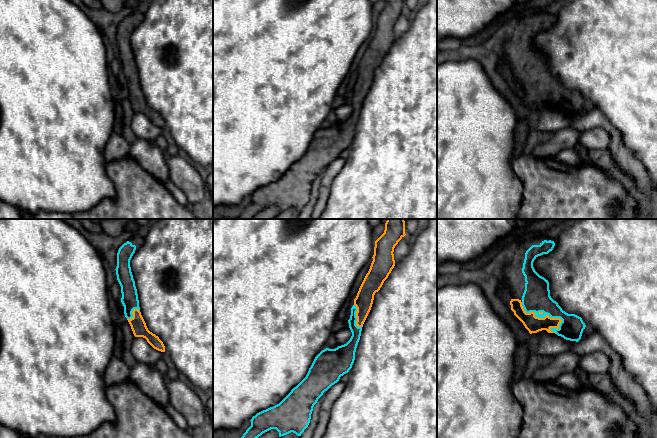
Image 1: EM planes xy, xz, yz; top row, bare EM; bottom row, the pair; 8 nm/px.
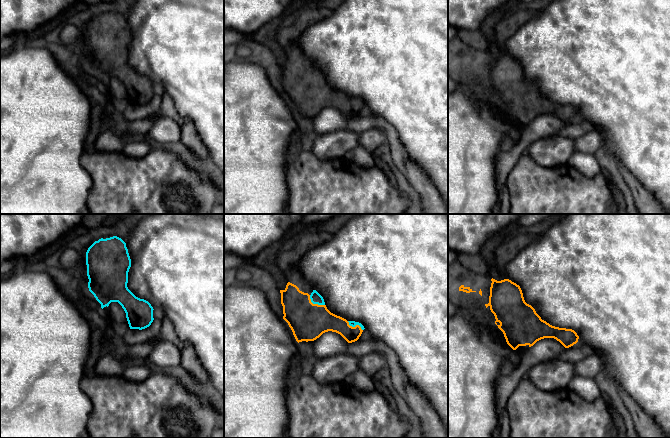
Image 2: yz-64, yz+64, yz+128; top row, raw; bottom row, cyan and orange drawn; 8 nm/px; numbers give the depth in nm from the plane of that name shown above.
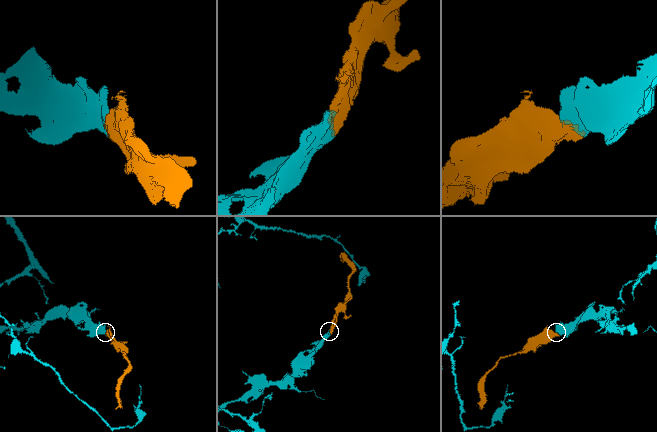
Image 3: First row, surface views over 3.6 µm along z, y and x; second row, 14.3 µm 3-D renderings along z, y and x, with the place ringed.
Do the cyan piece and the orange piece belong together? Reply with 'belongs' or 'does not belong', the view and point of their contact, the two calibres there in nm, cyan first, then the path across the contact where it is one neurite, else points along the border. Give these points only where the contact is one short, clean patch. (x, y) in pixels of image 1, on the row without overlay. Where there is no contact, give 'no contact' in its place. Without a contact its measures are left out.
belongs; meets cyan in yz at (548, 90); 220 nm thick on the cyan side, 140 nm on the other

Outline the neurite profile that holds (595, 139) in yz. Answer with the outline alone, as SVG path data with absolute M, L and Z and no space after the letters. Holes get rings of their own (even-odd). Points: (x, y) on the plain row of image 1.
M595 128L581 133L577 143L587 150L606 149L610 143L610 135L603 128Z

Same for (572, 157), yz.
M564 149L555 158L566 165L577 166L582 163L581 155L576 149Z

